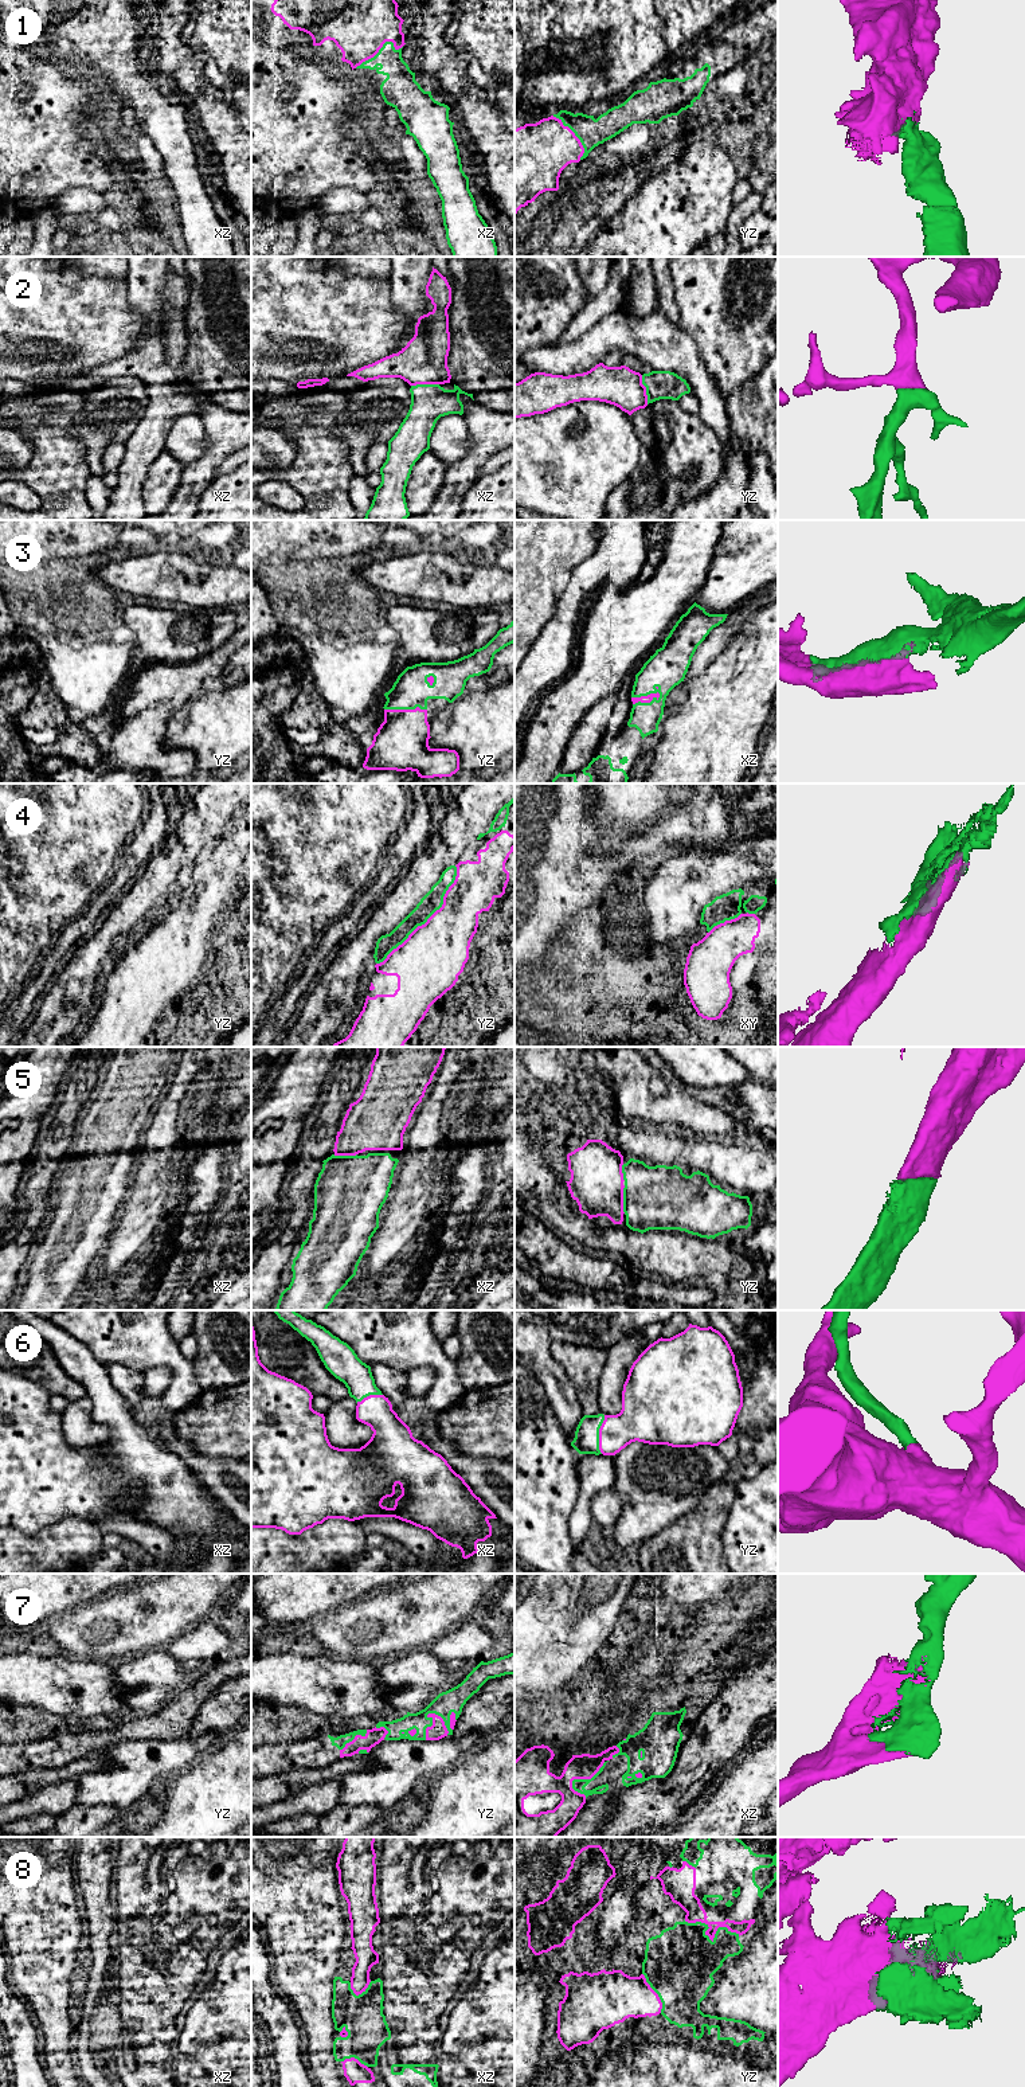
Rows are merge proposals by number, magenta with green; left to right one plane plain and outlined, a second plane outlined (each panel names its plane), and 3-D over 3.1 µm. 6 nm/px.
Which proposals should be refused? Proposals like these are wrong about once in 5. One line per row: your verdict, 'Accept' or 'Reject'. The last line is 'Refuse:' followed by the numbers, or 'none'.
1: Accept
2: Accept
3: Accept
4: Accept
5: Accept
6: Accept
7: Accept
8: Accept
Refuse: none

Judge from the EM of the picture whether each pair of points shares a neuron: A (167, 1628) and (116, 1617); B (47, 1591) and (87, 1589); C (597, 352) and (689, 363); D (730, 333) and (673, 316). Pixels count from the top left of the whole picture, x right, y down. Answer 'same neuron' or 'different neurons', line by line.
A: same neuron
B: same neuron
C: same neuron
D: different neurons

